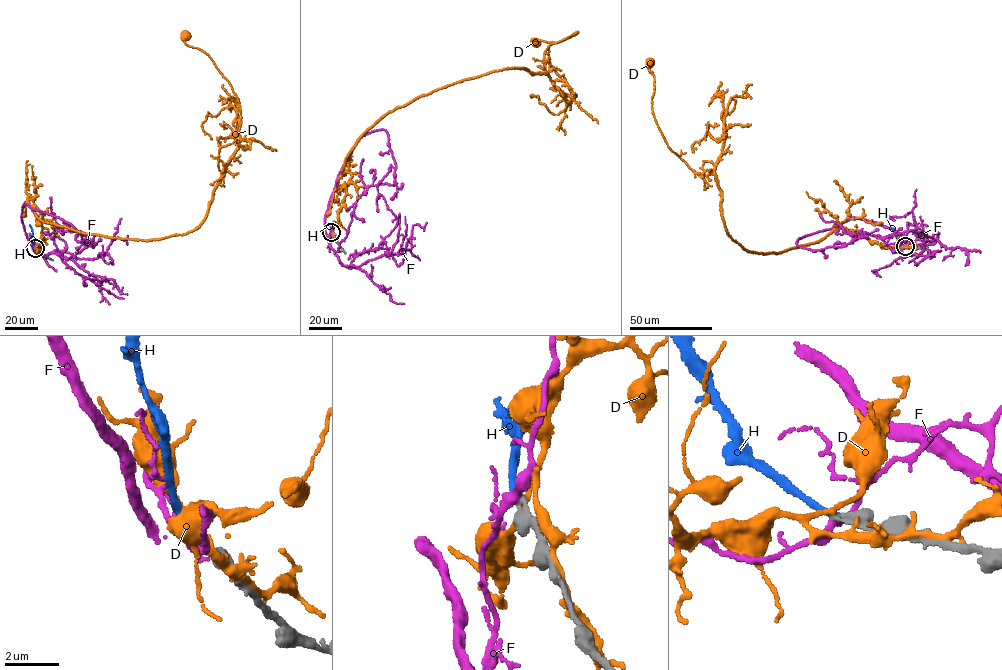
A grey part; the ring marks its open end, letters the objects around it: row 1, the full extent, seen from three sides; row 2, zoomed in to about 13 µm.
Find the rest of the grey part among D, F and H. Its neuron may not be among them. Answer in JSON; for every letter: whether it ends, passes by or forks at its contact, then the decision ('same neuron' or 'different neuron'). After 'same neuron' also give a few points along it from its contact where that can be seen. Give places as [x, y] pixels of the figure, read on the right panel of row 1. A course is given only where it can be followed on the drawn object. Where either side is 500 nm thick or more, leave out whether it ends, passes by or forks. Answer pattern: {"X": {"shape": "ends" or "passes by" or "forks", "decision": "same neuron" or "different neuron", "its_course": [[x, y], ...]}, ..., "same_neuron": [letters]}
{"D": {"shape": "passes by", "decision": "different neuron"}, "F": {"shape": "passes by", "decision": "different neuron"}, "H": {"shape": "ends", "decision": "same neuron", "its_course": [[905, 246], [891, 229]]}, "same_neuron": ["H"]}

